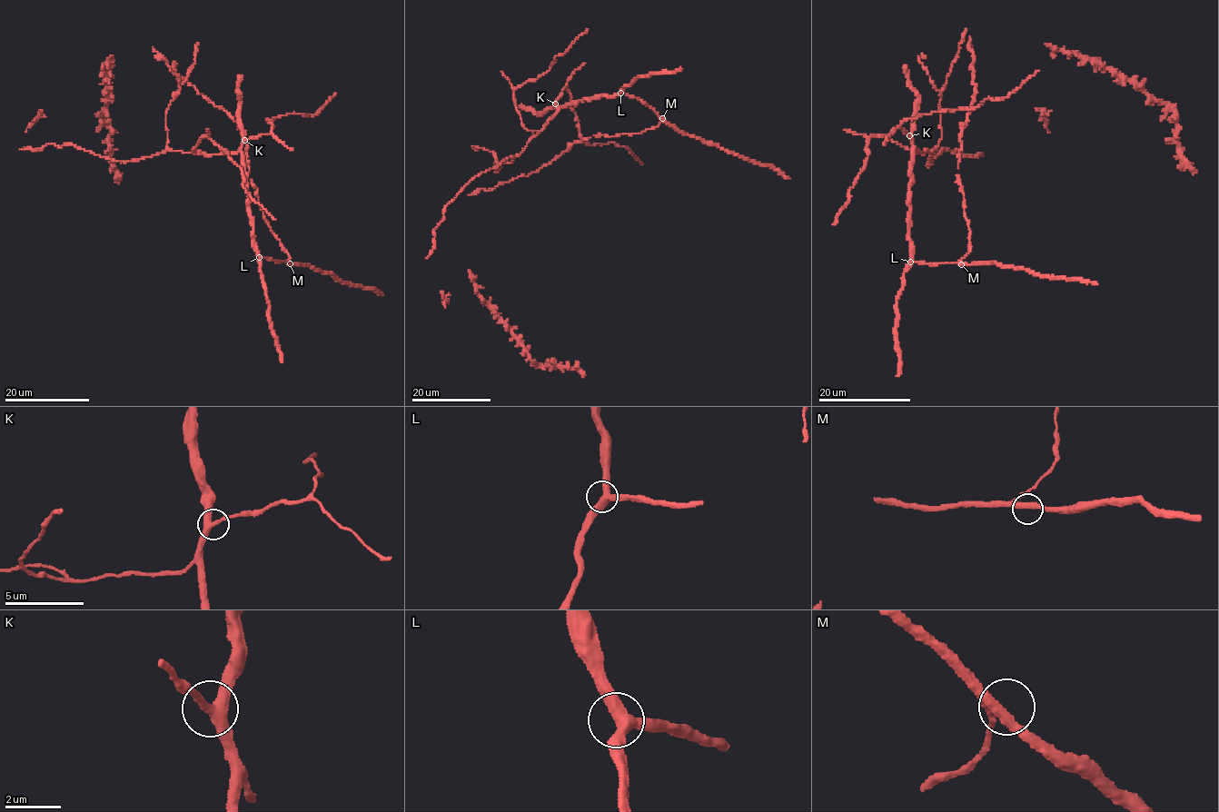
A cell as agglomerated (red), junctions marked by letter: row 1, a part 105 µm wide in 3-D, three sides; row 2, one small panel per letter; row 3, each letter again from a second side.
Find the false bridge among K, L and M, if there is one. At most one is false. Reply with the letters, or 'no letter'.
no letter

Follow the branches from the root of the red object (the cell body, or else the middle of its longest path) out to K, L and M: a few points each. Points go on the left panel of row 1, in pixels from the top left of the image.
K: (273, 234), (290, 255), (287, 262), (263, 258), (256, 251), (246, 173), (242, 161), (242, 144), (244, 141)
L: (273, 234), (290, 255), (287, 262), (259, 257)
M: (273, 234), (280, 246), (288, 252), (290, 263)

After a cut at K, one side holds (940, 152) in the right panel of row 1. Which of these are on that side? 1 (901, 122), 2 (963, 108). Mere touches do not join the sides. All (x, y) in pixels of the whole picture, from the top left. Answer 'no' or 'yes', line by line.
1: no
2: no

